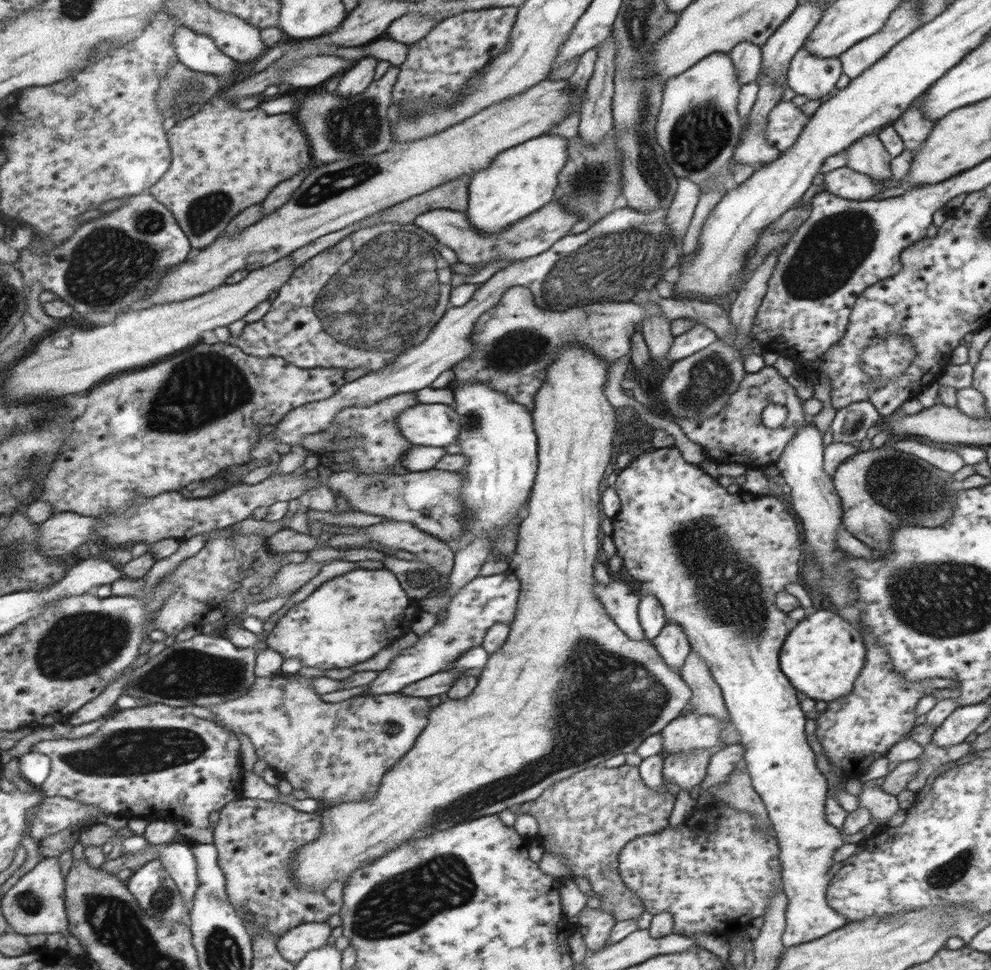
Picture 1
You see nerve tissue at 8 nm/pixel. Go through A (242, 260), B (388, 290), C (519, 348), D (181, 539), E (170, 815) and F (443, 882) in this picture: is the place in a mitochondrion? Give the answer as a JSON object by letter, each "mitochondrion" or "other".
{"A":"other","B":"mitochondrion","C":"mitochondrion","D":"other","E":"other","F":"mitochondrion"}

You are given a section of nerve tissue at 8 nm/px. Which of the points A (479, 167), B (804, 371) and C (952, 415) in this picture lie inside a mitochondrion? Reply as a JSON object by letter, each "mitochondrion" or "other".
{"A":"other","B":"other","C":"other"}

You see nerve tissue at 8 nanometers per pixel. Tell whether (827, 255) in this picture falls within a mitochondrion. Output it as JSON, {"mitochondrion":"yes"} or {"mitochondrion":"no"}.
{"mitochondrion":"yes"}

